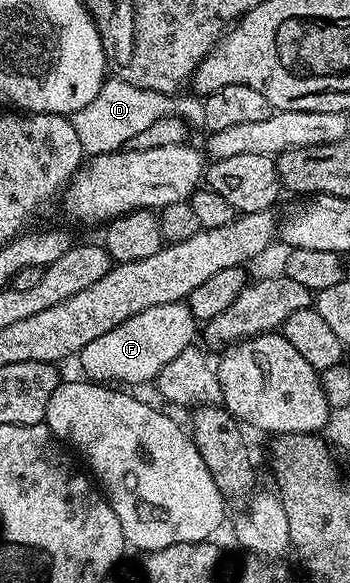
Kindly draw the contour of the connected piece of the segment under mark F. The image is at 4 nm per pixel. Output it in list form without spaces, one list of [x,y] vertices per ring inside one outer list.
[[[183,301],[163,303],[160,306],[149,307],[148,310],[141,311],[131,318],[126,318],[119,326],[113,327],[105,335],[100,335],[85,346],[77,354],[77,362],[83,368],[82,376],[92,383],[118,383],[123,387],[135,387],[131,385],[143,385],[154,382],[155,376],[165,367],[165,363],[170,363],[176,355],[181,355],[181,351],[192,348],[194,337],[197,337],[197,322],[194,315],[189,311],[189,307]]]

